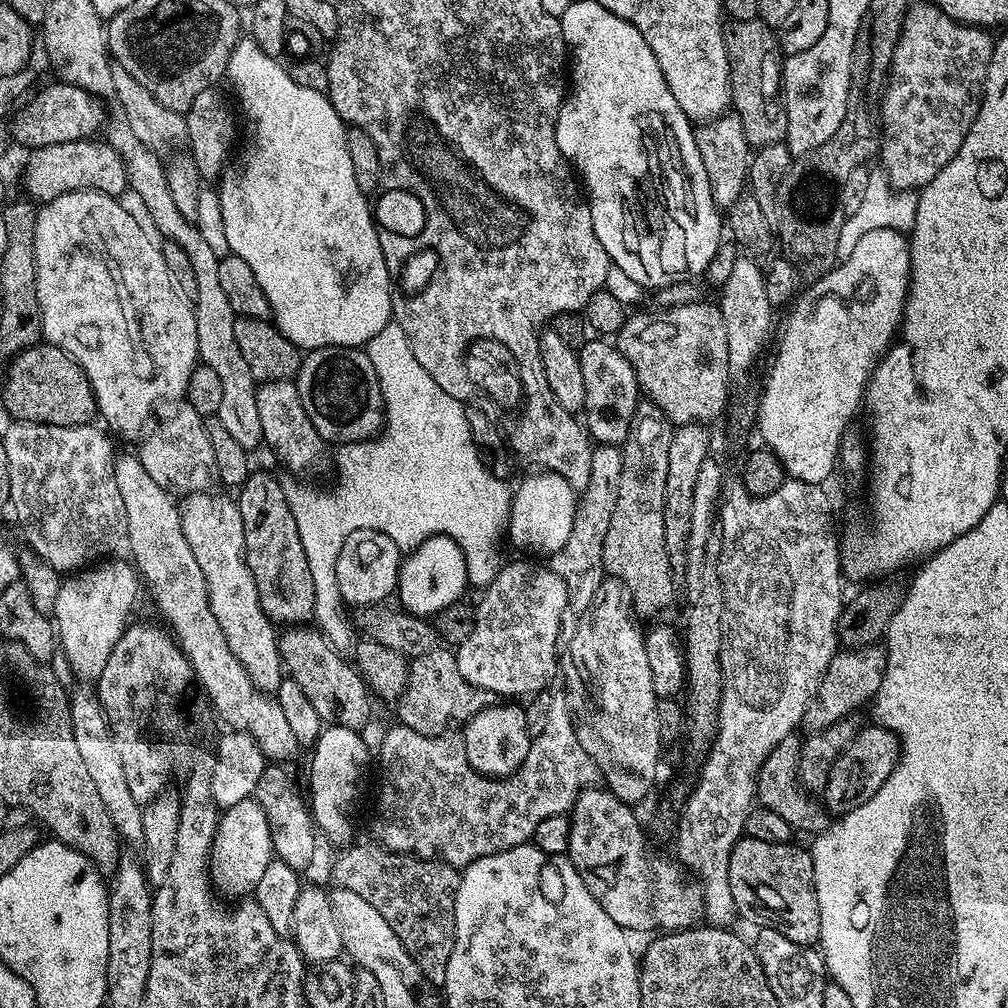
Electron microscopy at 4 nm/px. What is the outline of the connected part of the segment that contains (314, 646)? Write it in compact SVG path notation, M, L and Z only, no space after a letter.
M292 626L281 631L278 639L280 658L287 675L294 682L298 682L298 686L302 686L302 694L310 698L310 706L318 710L321 721L325 725L338 728L363 729L373 701L370 699L367 685L355 667L349 661L347 664L340 657L343 655L333 648L315 627Z

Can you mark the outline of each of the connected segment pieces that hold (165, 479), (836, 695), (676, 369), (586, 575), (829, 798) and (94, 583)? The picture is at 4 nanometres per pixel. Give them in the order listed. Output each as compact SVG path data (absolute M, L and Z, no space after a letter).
M182 406L169 420L162 421L152 433L150 432L143 437L145 440L140 444L138 455L142 466L146 466L146 474L150 474L150 478L154 478L158 486L168 489L172 494L207 493L213 487L216 463L205 417L189 406Z
M871 644L865 648L849 648L837 651L830 666L826 666L826 674L822 674L822 682L818 682L818 690L804 712L803 727L809 733L821 732L826 726L834 726L834 722L849 719L855 708L871 701L882 686L882 678L886 674L887 651L880 644Z
M693 302L690 304L680 304L676 308L665 308L656 312L640 312L637 316L629 315L625 319L622 330L618 334L618 347L622 355L630 362L630 366L636 372L636 383L640 386L640 391L651 403L660 408L664 415L672 421L673 425L679 426L684 424L701 424L709 422L715 416L720 416L724 412L724 407L728 404L728 347L726 346L726 326L724 319L720 316L720 309L715 303L700 304Z
M615 444L593 447L590 458L590 480L578 496L574 526L566 546L550 557L552 571L558 573L568 586L567 611L579 614L587 610L594 598L594 590L606 579L602 546L606 542L606 530L610 530L610 518L614 514L614 502L618 502L618 482L622 478L623 451Z
M861 727L857 731L854 742L846 746L846 750L836 759L830 770L830 778L822 793L822 800L825 800L823 803L827 811L832 814L843 814L857 808L861 800L874 798L874 794L882 790L882 782L890 778L894 766L899 761L900 740L889 728Z
M112 559L97 563L95 566L63 579L58 594L55 596L52 618L61 653L64 652L71 670L84 679L81 680L84 682L99 681L110 651L117 645L118 638L127 628L130 620L128 616L136 600L138 586L140 587L140 578L135 567L127 559L124 559L125 561Z

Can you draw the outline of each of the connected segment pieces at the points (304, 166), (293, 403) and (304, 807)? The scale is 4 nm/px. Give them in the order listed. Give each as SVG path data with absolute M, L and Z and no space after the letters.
M241 38L234 46L228 62L226 80L232 83L236 96L240 99L240 108L244 111L242 124L248 127L248 141L240 152L240 157L233 159L230 166L225 167L218 180L220 194L220 209L222 210L222 230L226 230L226 242L231 255L242 258L250 270L254 270L254 278L258 278L258 286L262 286L262 294L272 307L271 319L276 329L290 342L294 342L301 350L314 348L360 348L367 345L378 330L382 330L394 316L394 280L388 270L388 263L382 254L382 246L378 242L378 227L369 197L358 190L358 182L354 182L354 166L350 162L350 150L346 146L348 137L346 125L334 106L328 101L327 95L316 88L307 88L299 84L275 56L266 55L250 38Z
M292 380L263 381L256 389L256 401L258 418L262 421L263 443L269 444L273 454L292 472L304 472L314 467L326 449L326 444L320 439L318 430L314 430L314 422L310 422L302 406L302 398L295 383Z
M280 762L269 763L262 770L262 778L258 778L258 786L254 799L266 810L268 825L272 831L272 850L275 859L286 862L286 866L297 870L305 870L312 864L316 856L316 840L318 832L309 803L300 797L300 788L292 781L292 776L287 772L285 765Z

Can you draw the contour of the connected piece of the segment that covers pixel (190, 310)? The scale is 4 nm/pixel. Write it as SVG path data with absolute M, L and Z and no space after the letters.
M71 192L47 201L36 213L34 226L34 262L36 263L36 289L38 290L38 306L40 307L40 331L43 339L56 348L61 348L86 374L96 399L96 411L109 424L113 433L125 432L132 436L135 432L145 431L144 423L152 416L158 400L176 400L185 395L191 372L198 365L198 326L196 310L189 301L174 290L170 282L170 274L166 271L166 258L162 258L160 244L152 241L153 233L143 228L115 196L107 196L101 192Z

